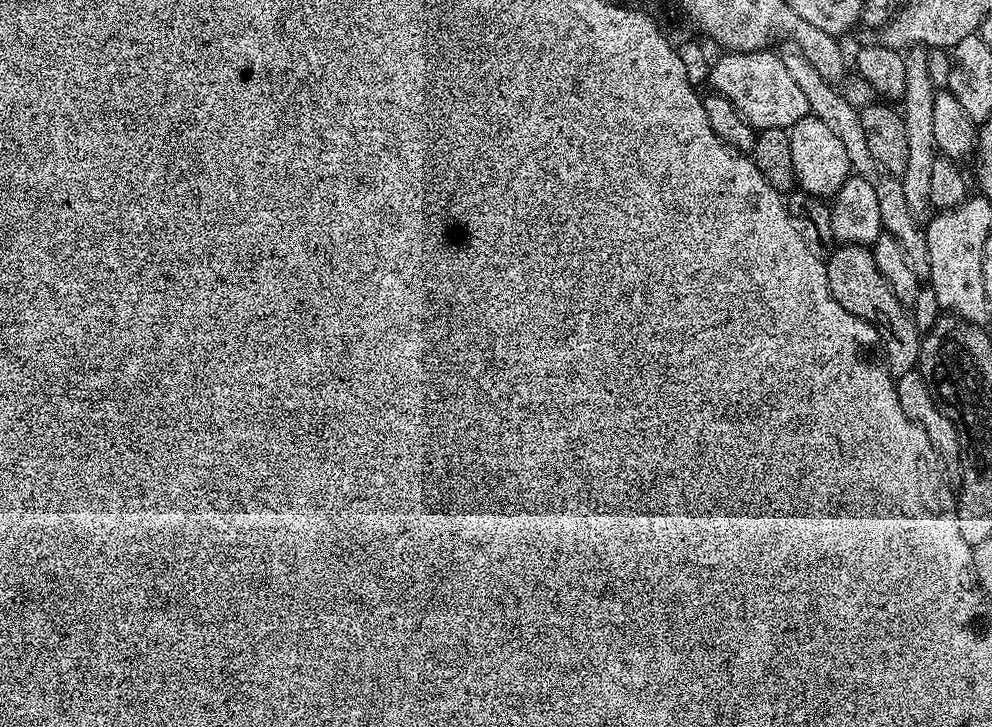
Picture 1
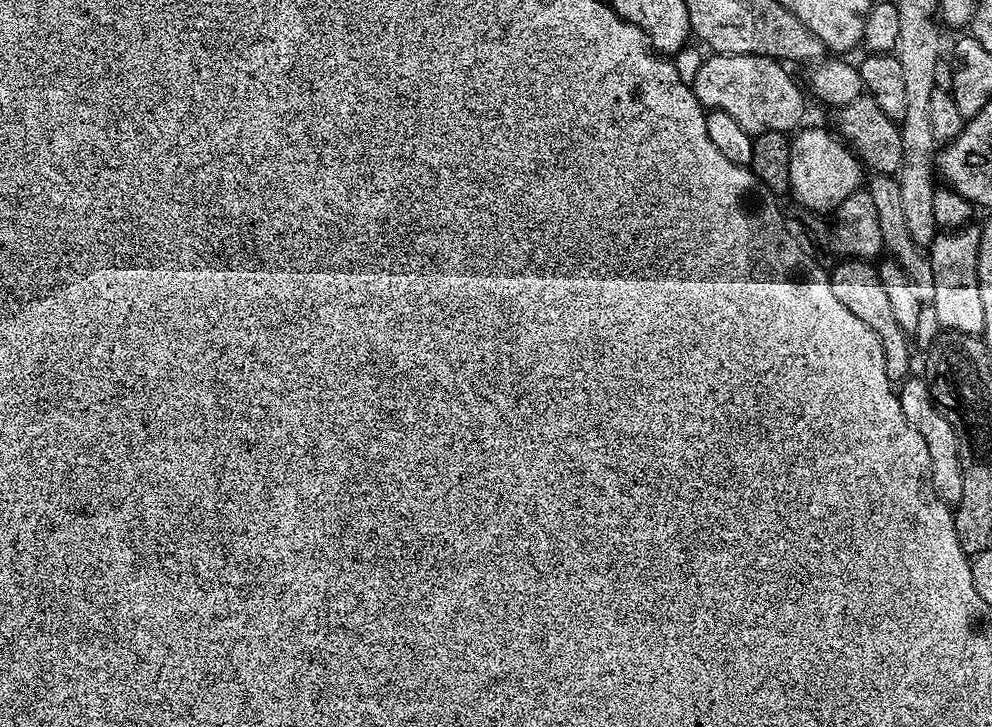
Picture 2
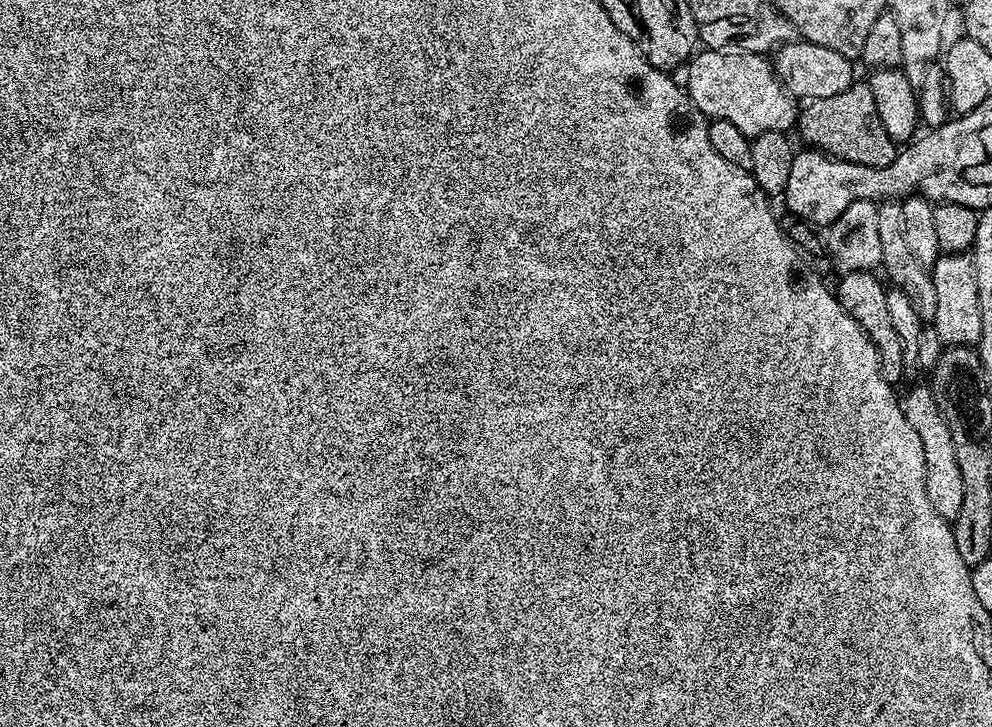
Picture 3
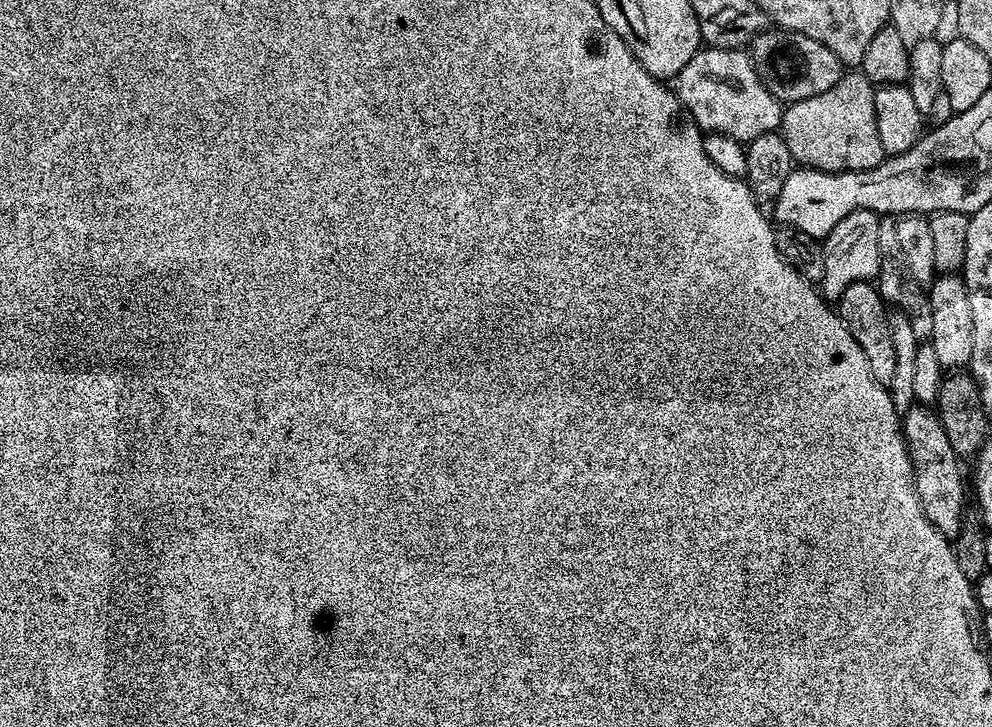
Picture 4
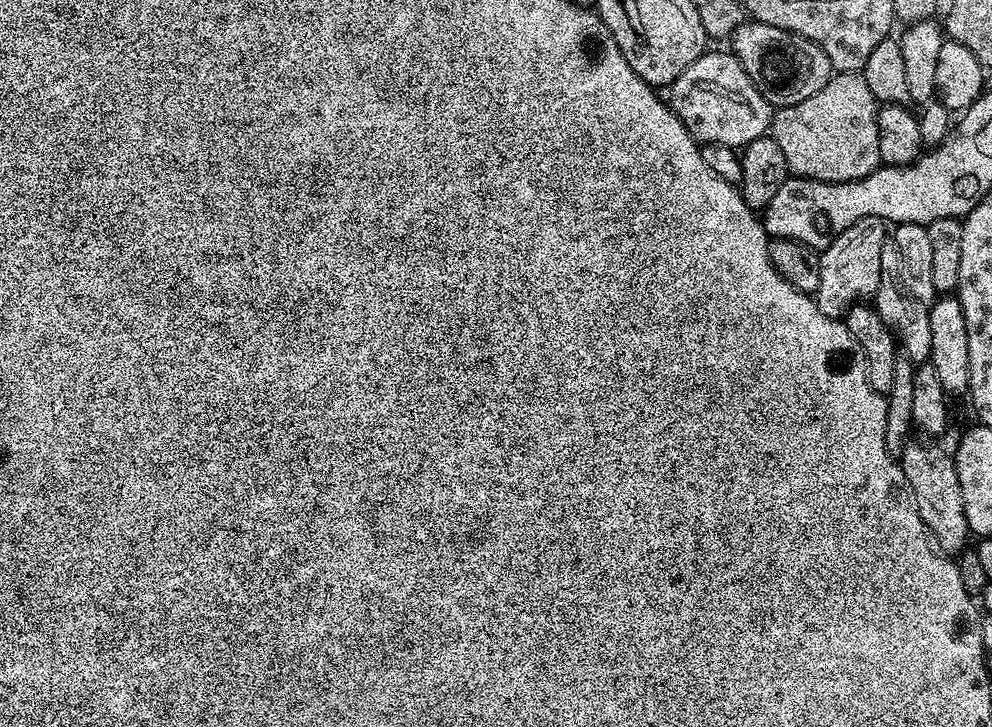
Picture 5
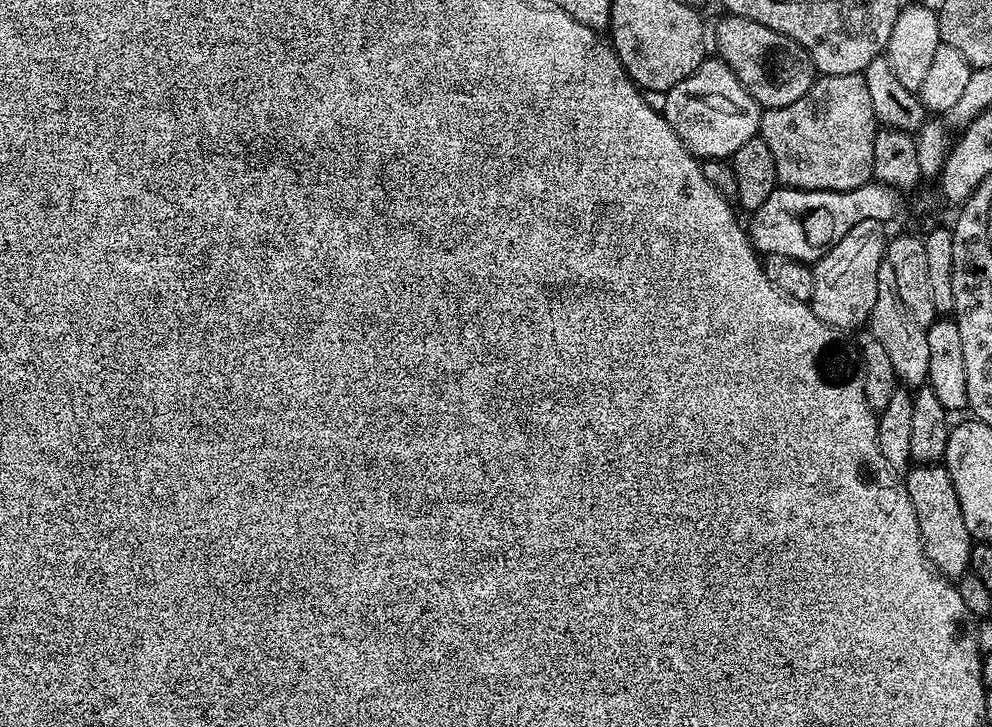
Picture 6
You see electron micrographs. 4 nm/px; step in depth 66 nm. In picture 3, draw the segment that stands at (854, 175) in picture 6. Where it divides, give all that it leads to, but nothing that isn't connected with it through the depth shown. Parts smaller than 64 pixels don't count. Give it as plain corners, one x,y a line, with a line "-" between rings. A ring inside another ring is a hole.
853,82
842,94
833,94
830,98
818,98
807,101
798,112
798,129
805,145
827,152
837,160
854,162
862,166
890,166
898,151
897,141
886,134
882,118
878,118
878,109
874,107
874,94
866,82

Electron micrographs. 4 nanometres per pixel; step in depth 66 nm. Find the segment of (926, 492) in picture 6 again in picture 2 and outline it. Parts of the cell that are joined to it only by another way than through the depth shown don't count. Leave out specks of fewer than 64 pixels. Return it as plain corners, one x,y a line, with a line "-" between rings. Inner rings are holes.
912,374
899,385
898,395
902,414
906,414
906,422
922,434
922,442
926,442
926,450
930,450
930,466
932,475
930,483
936,492
936,497
943,504
954,506
962,498
962,462
960,461
960,443
954,434
954,426
946,422
944,415
940,413
940,407
934,402
934,398
928,389
928,381
923,375

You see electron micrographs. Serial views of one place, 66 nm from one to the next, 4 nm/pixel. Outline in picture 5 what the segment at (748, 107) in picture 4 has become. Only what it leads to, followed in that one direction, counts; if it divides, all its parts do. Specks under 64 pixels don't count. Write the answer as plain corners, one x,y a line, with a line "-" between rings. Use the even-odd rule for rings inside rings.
705,51
704,55
698,58
698,62
694,62
694,66
690,66
672,83
670,107
676,113
676,117
686,126
686,130
690,130
690,134
701,145
721,144
727,148
740,150
745,144
754,142
754,138
765,135
771,129
774,109
766,102
766,98
762,98
758,86
750,82
750,74
742,70
738,58
732,55
731,51
712,51

